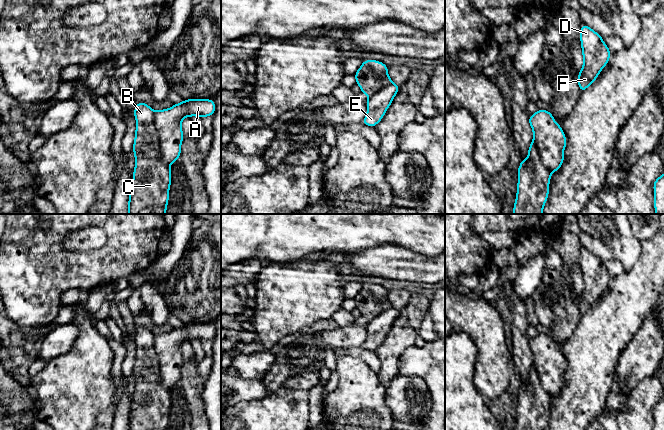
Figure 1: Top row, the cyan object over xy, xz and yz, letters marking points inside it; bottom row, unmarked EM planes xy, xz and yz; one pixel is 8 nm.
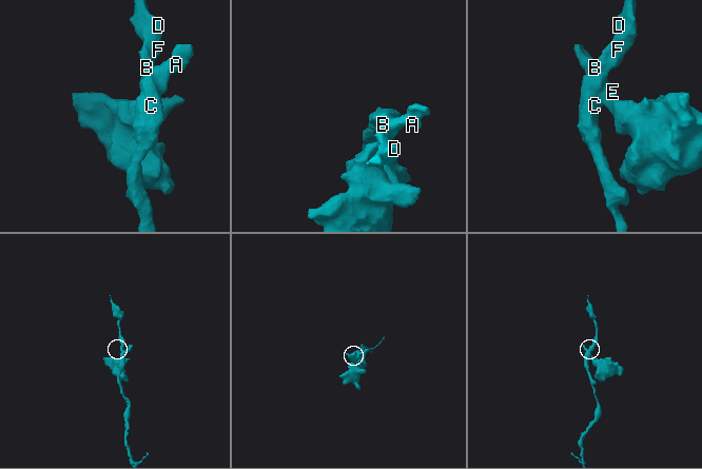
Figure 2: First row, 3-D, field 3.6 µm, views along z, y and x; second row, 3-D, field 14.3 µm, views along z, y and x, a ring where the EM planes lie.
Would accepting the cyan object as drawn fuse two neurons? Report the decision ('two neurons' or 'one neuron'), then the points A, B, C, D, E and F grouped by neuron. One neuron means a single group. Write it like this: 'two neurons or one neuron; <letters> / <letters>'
two neurons; A E / B C D F

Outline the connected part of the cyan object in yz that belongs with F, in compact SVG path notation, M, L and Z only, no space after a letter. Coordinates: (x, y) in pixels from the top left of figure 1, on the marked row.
M585 24L580 28L580 42L583 67L579 70L577 84L583 93L608 64L612 53L603 42L603 37Z

